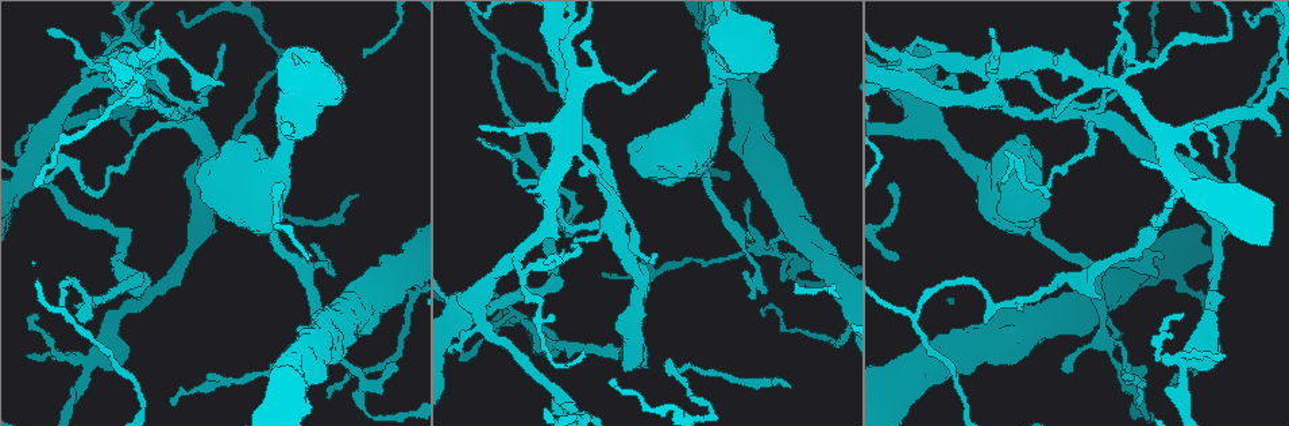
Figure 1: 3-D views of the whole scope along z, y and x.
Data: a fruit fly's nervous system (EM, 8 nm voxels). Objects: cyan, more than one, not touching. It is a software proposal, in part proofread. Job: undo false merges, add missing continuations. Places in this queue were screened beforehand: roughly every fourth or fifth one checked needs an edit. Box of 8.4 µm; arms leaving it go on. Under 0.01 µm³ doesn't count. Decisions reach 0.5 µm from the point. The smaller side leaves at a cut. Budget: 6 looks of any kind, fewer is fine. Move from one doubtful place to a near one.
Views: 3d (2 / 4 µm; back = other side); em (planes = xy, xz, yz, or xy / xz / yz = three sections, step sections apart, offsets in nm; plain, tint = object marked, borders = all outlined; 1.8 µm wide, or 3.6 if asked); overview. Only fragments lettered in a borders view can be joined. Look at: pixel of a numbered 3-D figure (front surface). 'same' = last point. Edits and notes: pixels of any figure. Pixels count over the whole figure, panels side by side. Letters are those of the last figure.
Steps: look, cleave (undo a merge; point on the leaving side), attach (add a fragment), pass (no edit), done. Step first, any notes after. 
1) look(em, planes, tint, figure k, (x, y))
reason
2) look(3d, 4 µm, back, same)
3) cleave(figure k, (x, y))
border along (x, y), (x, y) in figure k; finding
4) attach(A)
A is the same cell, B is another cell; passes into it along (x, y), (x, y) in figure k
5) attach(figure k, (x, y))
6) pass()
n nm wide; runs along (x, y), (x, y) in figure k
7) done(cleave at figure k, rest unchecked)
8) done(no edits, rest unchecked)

look(3d, 2 µm, figure 1, (314, 247))
tapers out

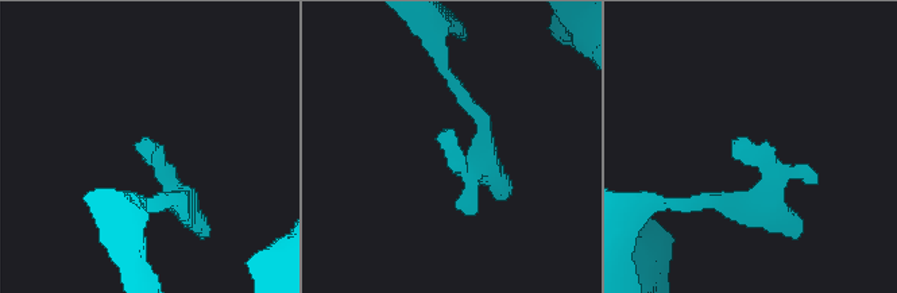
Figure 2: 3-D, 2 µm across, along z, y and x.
look(em, planes, borders, figure 2, (733, 146))
need the tissue

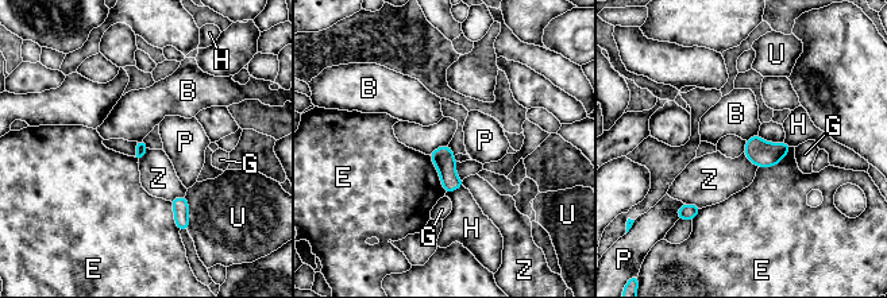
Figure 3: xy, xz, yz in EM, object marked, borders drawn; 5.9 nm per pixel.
pass()
E touches over 240 nm; B, E, G, H, P, U and Z are other cells; border along (743, 153), (758, 167) in figure 3; no lettered fragment goes on from it

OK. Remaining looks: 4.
look(em, planes, plain, figure 1, (790, 385))
thin end

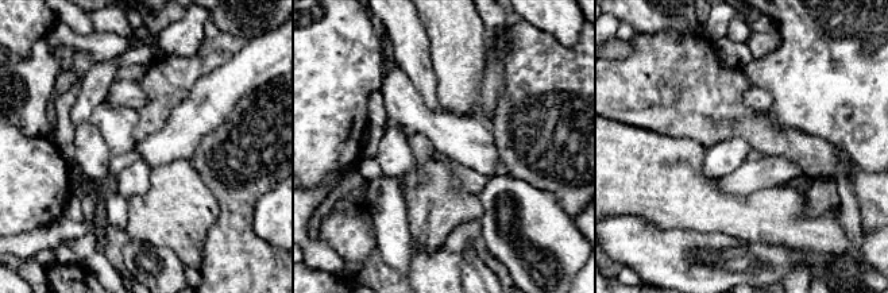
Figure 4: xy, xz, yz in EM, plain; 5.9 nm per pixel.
look(em, planes, borders, same)

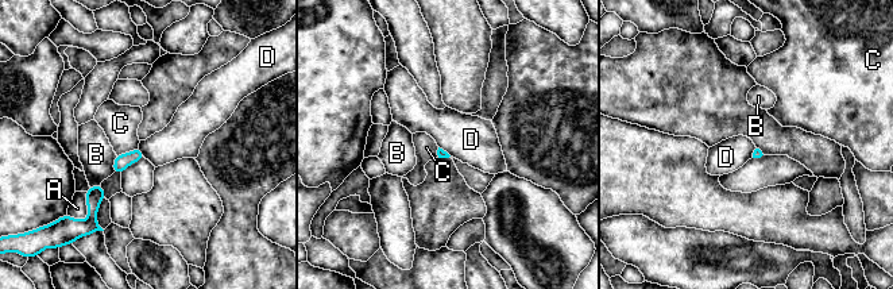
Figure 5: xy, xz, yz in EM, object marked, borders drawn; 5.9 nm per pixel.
pass()
A, B, C and D are other cells; border along (138, 147), (145, 157) in figure 5; no lettered fragment goes on from it

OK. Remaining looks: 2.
look(3d, 4 µm, figure 1, (1229, 35))
sharp bend

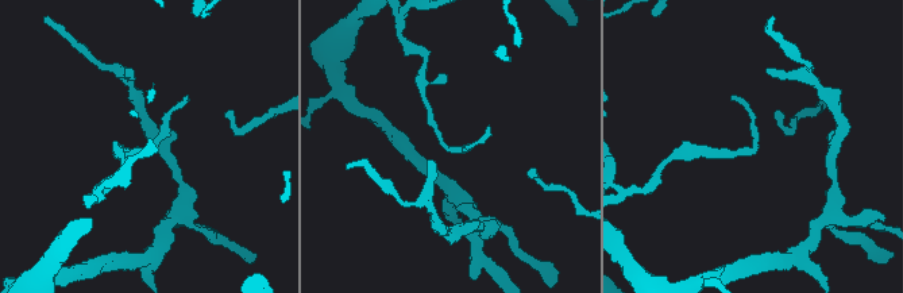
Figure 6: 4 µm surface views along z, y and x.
look(em, planes, borders, figure 6, (753, 147))

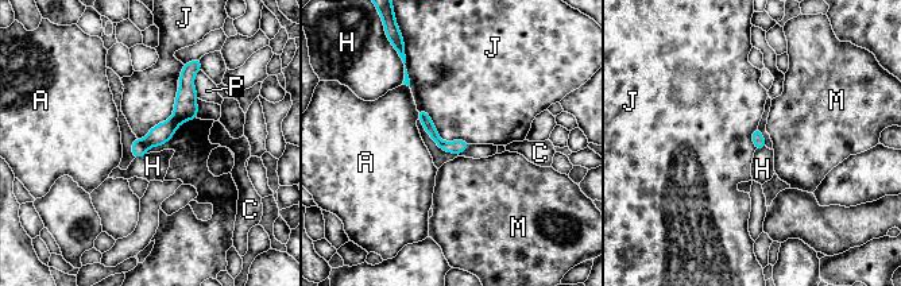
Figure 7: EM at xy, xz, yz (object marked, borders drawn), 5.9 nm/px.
pass()
A, C, H, J, M and P are other cells; one cell here

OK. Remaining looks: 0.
done(no edits, rest unchecked)

